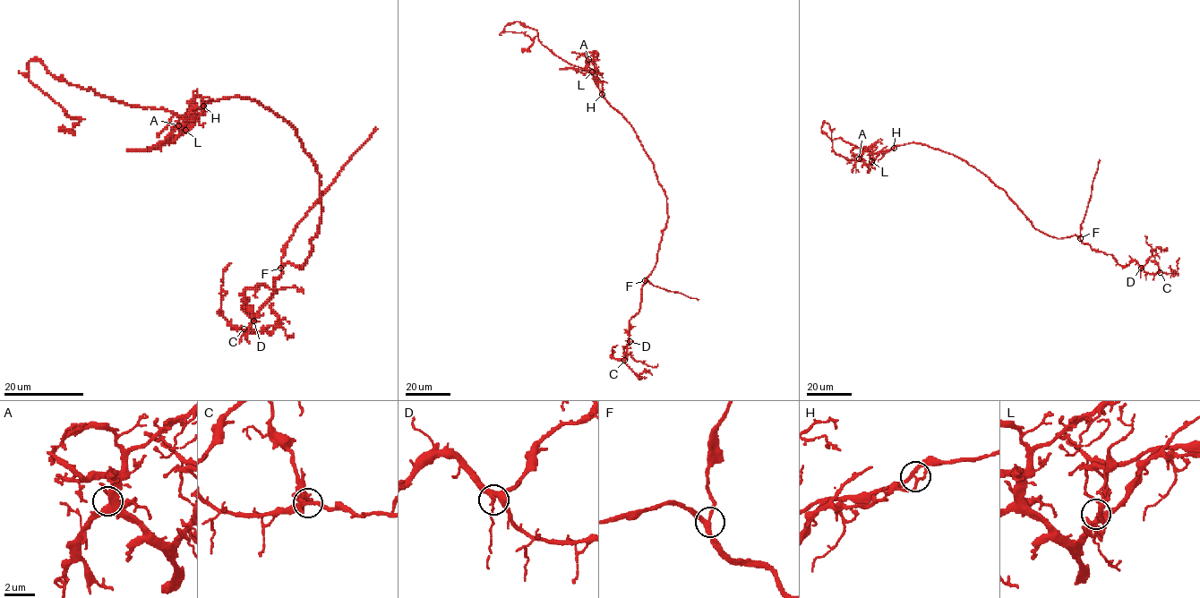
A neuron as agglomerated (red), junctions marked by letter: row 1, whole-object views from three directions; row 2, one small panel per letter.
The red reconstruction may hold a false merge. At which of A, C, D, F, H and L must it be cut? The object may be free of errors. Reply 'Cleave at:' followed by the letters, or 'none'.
Cleave at: H

